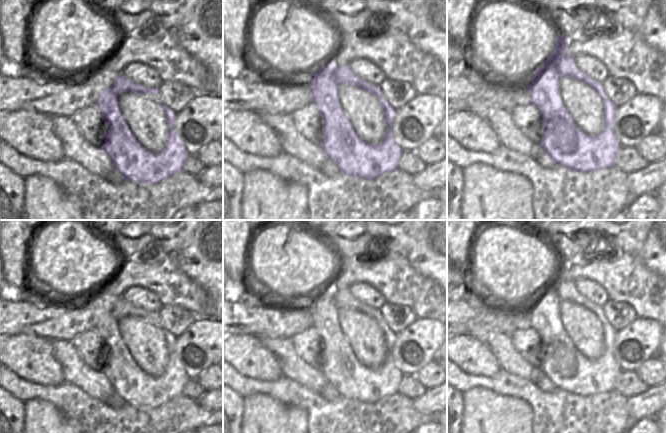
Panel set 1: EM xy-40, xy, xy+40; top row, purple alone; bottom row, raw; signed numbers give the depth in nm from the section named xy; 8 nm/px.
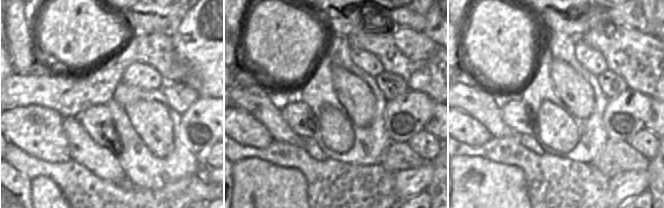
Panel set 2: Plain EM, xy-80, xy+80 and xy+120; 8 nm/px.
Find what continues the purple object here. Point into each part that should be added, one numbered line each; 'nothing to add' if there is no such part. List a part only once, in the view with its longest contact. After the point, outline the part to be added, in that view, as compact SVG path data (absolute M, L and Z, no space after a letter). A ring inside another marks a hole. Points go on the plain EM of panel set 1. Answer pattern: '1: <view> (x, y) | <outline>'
1: xy+40 (582, 326) | M569 300L560 301L560 321L576 350L589 360L604 353L604 333L595 314Z

